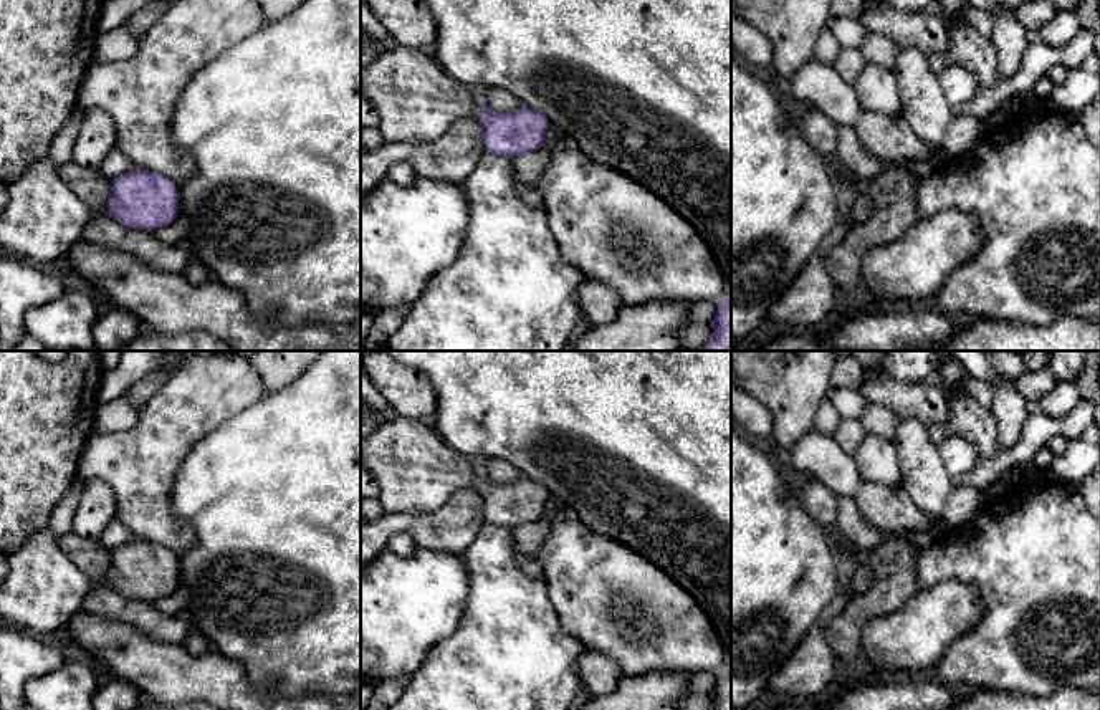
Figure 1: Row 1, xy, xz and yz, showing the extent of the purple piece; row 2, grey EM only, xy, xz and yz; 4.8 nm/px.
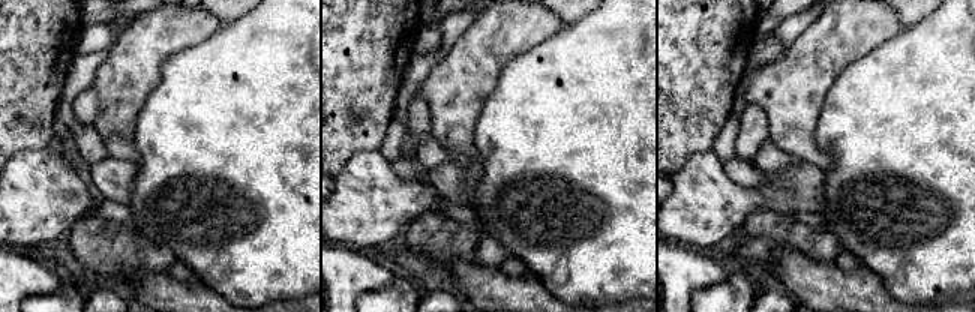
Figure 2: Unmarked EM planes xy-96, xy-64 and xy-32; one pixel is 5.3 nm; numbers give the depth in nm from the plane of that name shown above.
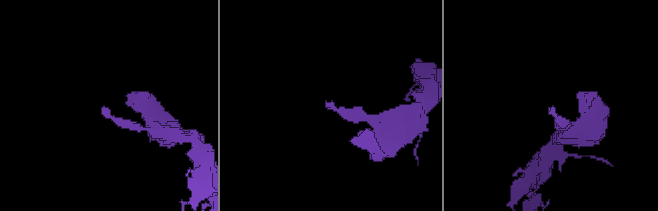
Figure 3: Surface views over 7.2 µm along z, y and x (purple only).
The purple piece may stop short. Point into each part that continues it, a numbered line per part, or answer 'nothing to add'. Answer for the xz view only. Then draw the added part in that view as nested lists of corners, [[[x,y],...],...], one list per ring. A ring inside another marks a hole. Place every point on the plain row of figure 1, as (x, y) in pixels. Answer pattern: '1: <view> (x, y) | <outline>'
1: xz (416, 472) | [[[395,419],[382,422],[372,434],[361,439],[361,463],[372,475],[379,488],[379,501],[387,513],[428,513],[438,510],[457,490],[468,488],[478,495],[485,475],[476,473],[468,457],[447,445],[435,429],[418,419]]]

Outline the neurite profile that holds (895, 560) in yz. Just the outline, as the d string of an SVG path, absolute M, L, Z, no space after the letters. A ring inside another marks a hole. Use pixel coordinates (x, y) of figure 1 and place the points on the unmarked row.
M893 538L860 551L863 561L875 563L877 576L867 592L854 594L844 611L824 627L824 639L835 660L854 664L862 649L863 626L873 617L900 609L918 591L920 549L905 538Z

